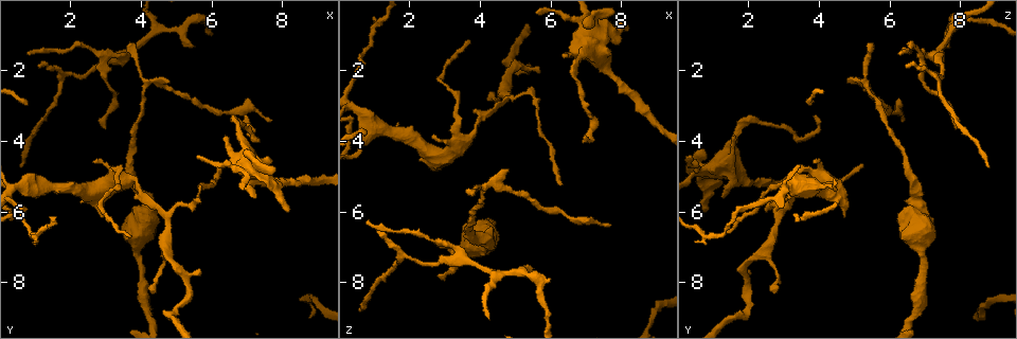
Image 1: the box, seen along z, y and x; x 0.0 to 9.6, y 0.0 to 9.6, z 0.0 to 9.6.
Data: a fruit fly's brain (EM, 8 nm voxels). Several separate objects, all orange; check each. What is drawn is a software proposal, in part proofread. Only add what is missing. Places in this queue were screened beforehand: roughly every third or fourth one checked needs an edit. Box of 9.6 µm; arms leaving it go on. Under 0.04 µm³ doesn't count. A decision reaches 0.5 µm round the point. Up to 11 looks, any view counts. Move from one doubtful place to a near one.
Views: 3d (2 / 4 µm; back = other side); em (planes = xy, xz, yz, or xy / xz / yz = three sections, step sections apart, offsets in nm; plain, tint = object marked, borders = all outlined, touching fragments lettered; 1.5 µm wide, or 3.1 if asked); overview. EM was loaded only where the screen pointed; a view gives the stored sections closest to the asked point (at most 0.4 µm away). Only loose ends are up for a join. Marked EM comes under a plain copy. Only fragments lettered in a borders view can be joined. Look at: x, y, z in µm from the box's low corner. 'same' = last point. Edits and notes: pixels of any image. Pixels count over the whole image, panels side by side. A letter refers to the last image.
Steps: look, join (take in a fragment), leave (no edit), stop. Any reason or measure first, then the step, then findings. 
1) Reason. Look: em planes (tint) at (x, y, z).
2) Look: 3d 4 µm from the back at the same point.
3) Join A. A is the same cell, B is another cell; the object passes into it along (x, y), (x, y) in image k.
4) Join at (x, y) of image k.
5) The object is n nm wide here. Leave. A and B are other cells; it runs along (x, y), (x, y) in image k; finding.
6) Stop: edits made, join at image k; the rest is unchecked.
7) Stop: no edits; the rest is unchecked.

Tapers out. Look: 3d 2 µm at (6.25, 4.65, 5.30).

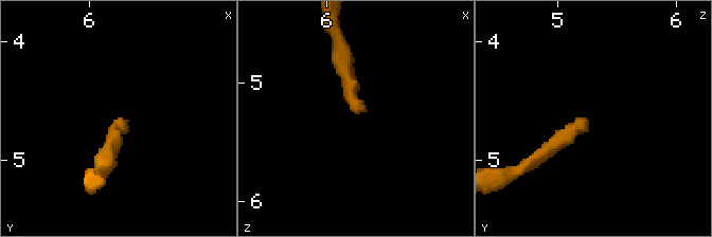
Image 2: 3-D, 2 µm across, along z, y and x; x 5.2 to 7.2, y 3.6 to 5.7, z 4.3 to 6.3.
Need the tissue. Look: em xy step 8 (tint) at (6.32, 4.66, 5.24).

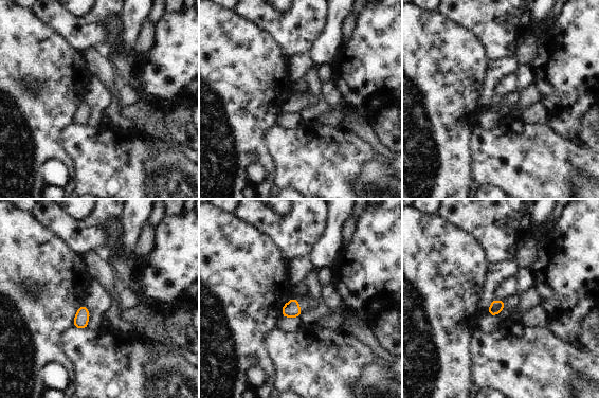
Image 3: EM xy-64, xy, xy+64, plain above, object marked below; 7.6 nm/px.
Another direction. Look: em planes (borders) at the same point.

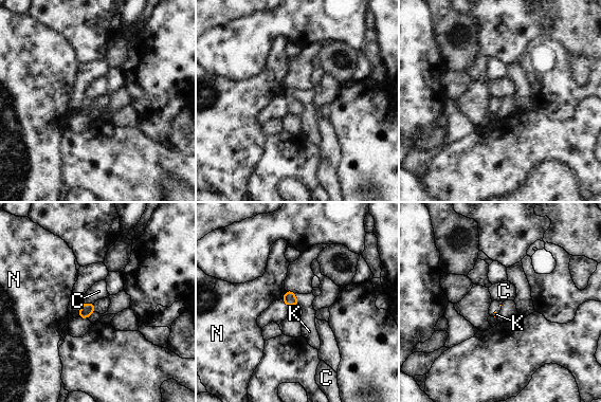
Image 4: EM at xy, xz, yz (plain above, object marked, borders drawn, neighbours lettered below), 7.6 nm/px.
Join K. K is the same cell, C and N are other cells; the object passes into it along (289, 298), (296, 298), (308, 317) in image 4; it goes on there.

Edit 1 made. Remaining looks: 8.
See it whole again. Look: overview.

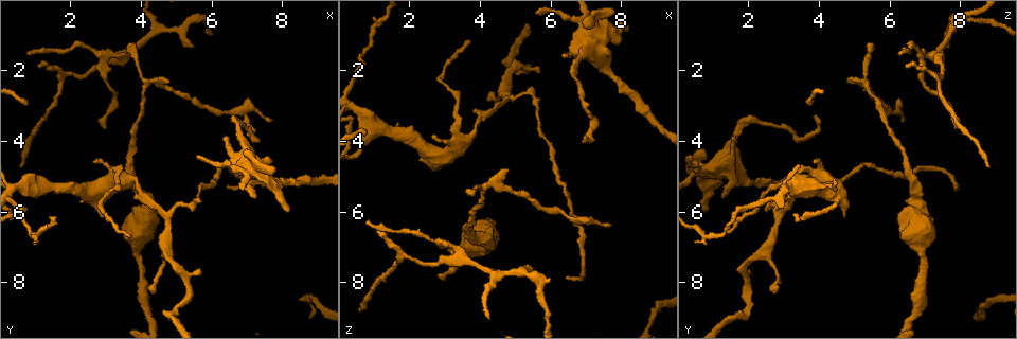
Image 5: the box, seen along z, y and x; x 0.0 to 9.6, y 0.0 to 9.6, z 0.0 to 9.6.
Branch stops here. Look: em xy step 8 (tint) at (5.55, 1.30, 7.65).

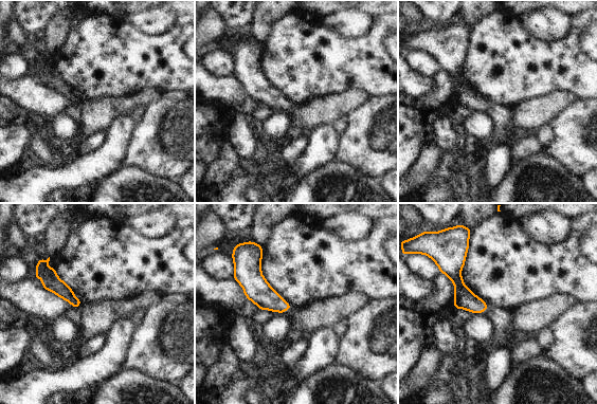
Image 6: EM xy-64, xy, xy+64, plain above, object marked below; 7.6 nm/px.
What lies round it. Look: em xy step 8 (borders) at the same point.

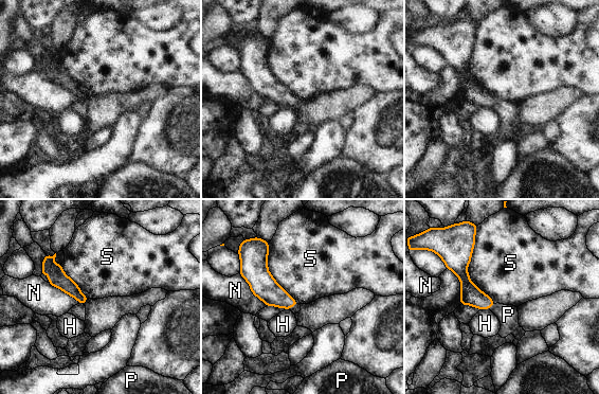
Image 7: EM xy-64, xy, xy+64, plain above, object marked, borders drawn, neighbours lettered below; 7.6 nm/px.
Join P. P is the same cell, H, N and S are other cells; it goes on there.

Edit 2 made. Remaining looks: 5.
Tapers out. Look: em xy step 4 (tint) at (3.65, 1.30, 5.35).

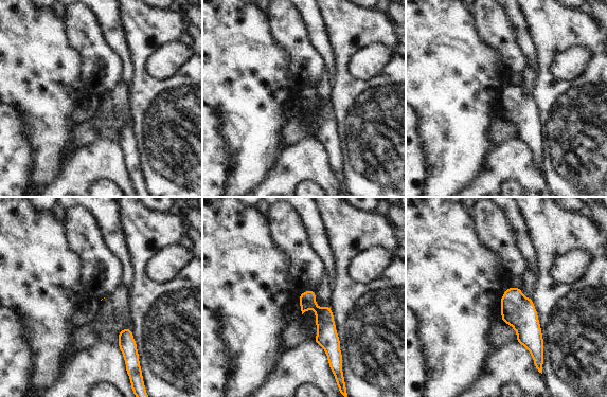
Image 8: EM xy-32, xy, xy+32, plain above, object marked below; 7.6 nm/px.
Cut it another way. Look: em yz step 4 (tint) at the same point.

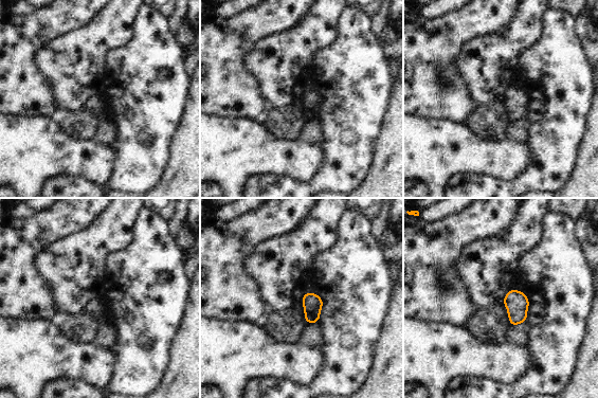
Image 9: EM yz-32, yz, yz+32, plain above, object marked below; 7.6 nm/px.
Look: em yz step 4 (borders) at the same point.

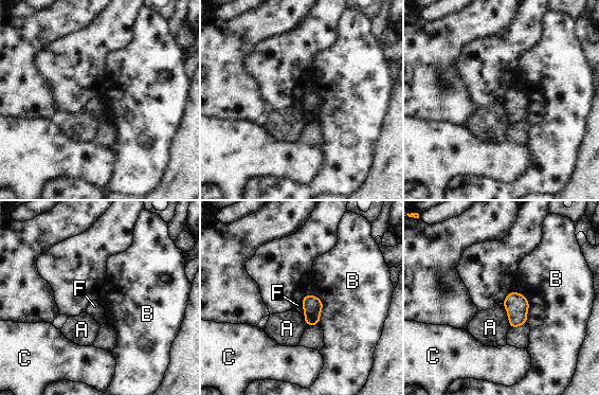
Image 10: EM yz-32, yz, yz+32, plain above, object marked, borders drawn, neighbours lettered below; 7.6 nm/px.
The object is 140 nm wide here; the longest contact is with B, 260 nm. Leave. A, B, C and F are other cells; no lettered fragment goes on from it.

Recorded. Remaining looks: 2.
Look: 3d 2 µm at (8.15, 5.95, 0.75).

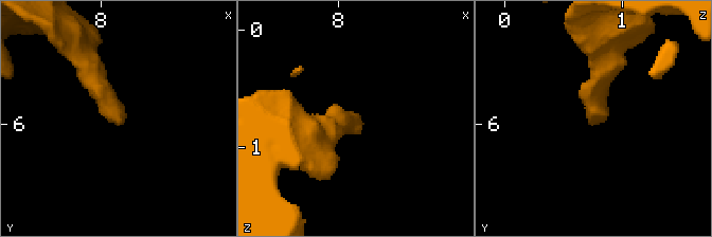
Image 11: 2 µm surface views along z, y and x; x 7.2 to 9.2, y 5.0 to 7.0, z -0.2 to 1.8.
Now the EM. Look: em planes (borders) at (8.16, 5.98, 0.72).

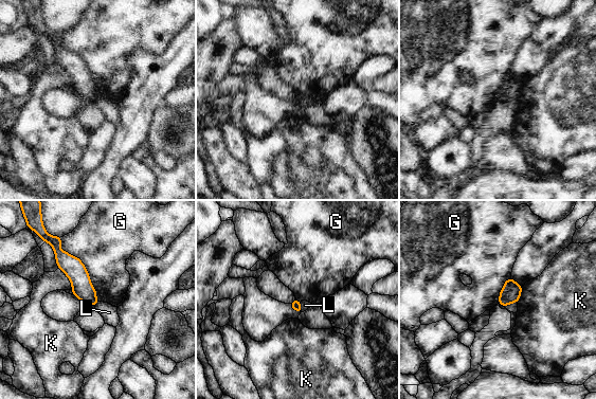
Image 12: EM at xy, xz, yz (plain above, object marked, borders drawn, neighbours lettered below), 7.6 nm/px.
The longest contact is with G, 550 nm. Leave. G, K and L are other cells; it runs along (57, 251), (93, 302) in image 12; none of them fits.

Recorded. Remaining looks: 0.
Stop: edits made, join at image 4, join at image 7; the rest is unchecked.

